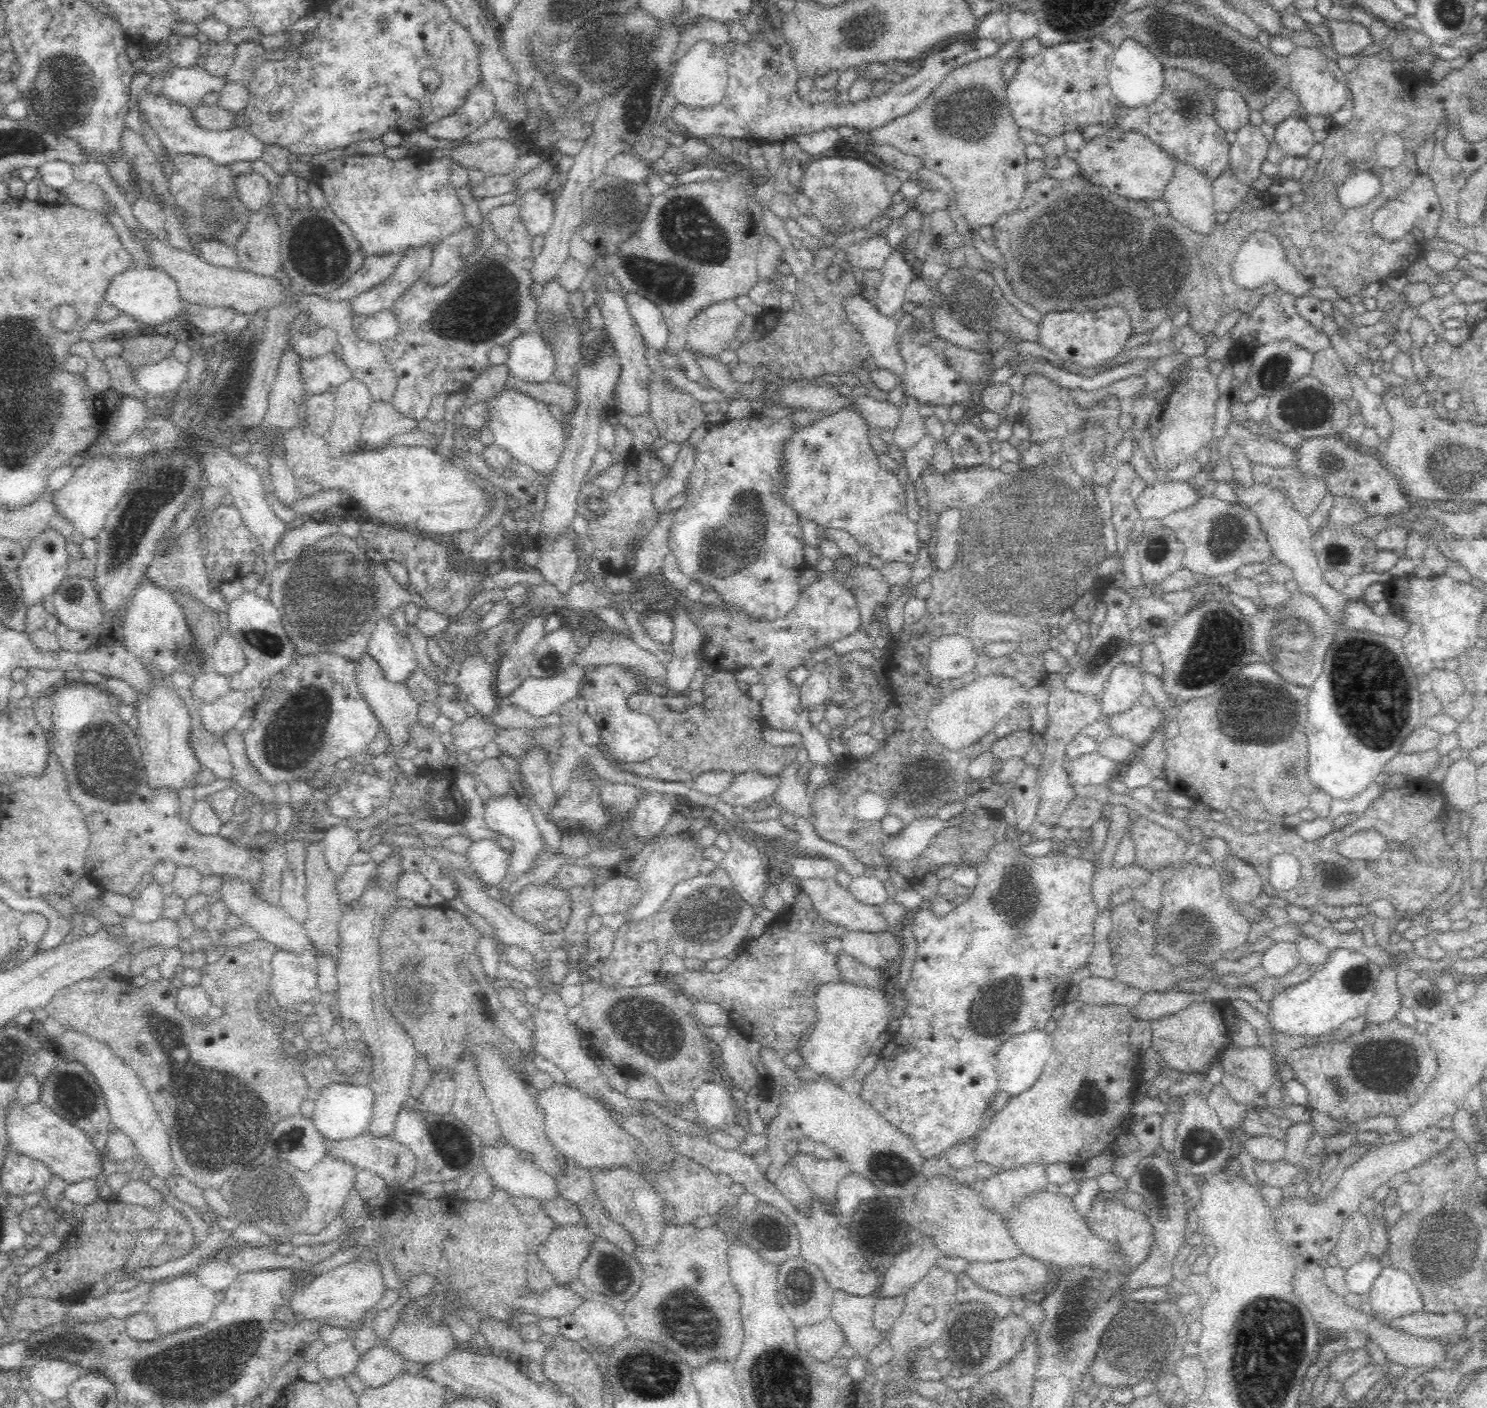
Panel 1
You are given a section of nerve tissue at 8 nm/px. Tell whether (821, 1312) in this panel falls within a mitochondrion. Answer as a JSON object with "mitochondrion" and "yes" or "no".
{"mitochondrion":"no"}

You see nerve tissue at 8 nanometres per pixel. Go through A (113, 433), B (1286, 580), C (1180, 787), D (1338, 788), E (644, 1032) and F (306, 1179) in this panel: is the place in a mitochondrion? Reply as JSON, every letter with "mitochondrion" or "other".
{"A":"other","B":"other","C":"other","D":"other","E":"mitochondrion","F":"other"}

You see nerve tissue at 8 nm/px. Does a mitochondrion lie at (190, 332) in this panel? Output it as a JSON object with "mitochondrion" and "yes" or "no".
{"mitochondrion":"no"}

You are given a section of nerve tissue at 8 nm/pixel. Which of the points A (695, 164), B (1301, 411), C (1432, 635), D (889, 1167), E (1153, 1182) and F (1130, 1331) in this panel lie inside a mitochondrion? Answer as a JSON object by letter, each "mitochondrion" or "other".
{"A":"other","B":"mitochondrion","C":"other","D":"mitochondrion","E":"mitochondrion","F":"mitochondrion"}

